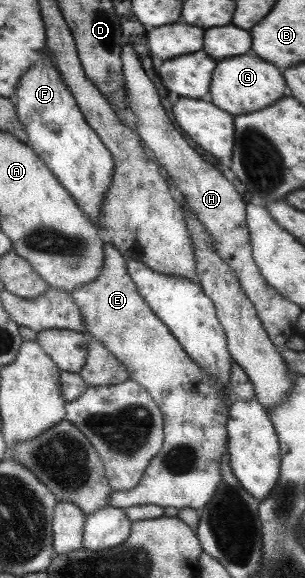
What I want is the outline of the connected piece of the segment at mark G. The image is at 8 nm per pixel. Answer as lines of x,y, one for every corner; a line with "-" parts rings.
233,57
227,61
219,61
219,69
215,69
215,85
210,87
215,93
215,105
219,109
227,109
227,113
245,115
253,111
261,111
281,97
285,97
285,79
277,67
265,63
259,57

